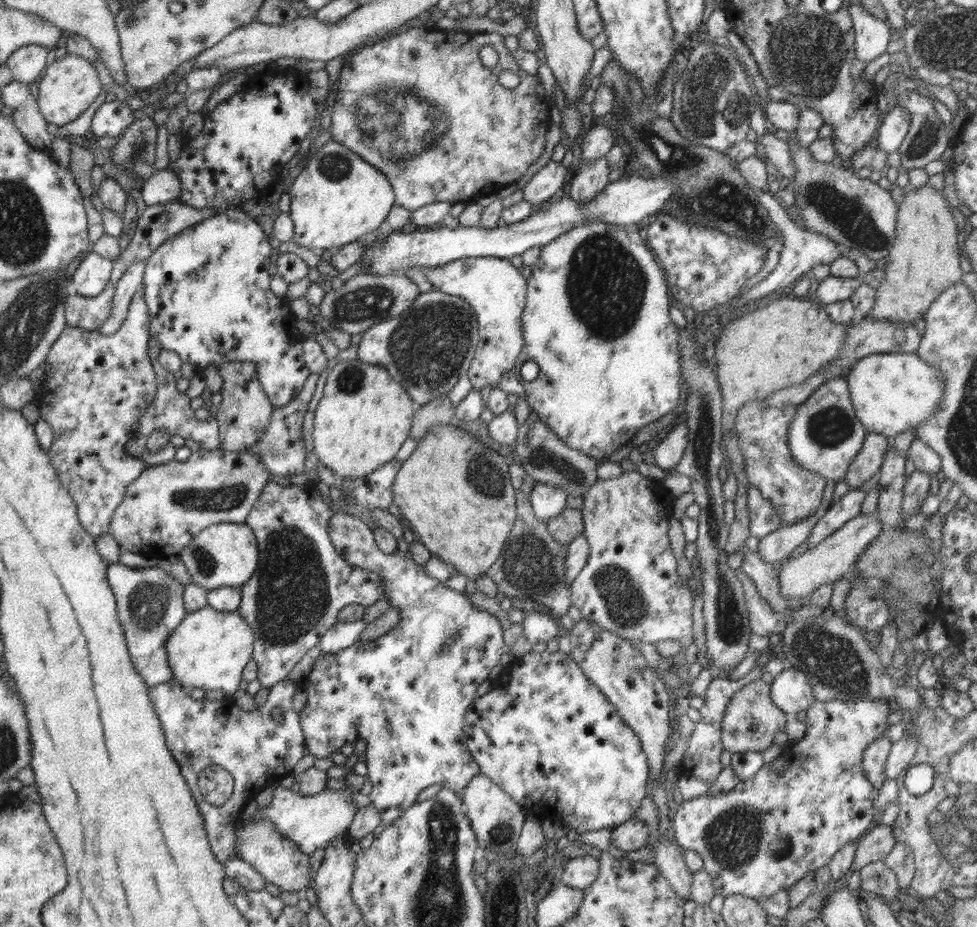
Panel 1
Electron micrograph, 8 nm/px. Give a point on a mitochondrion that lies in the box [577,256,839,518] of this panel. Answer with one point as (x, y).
(703, 440)

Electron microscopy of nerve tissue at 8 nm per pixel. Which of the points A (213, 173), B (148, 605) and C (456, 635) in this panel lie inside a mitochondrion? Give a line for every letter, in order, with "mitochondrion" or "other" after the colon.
A: other
B: mitochondrion
C: mitochondrion

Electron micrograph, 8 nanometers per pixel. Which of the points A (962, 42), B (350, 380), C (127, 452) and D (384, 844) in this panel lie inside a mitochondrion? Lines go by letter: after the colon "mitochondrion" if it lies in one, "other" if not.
A: mitochondrion
B: mitochondrion
C: other
D: other

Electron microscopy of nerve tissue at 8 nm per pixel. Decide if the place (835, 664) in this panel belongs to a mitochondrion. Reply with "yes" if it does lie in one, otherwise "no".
yes

